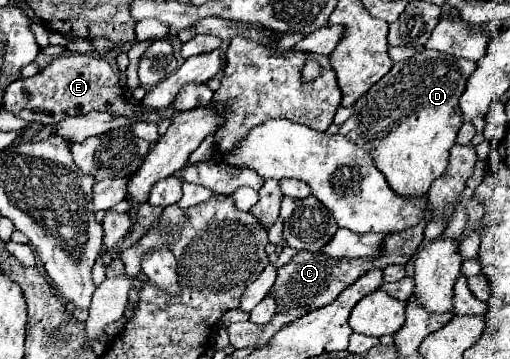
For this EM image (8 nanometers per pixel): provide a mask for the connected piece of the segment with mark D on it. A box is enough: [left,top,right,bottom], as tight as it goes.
[340,49,476,195]

